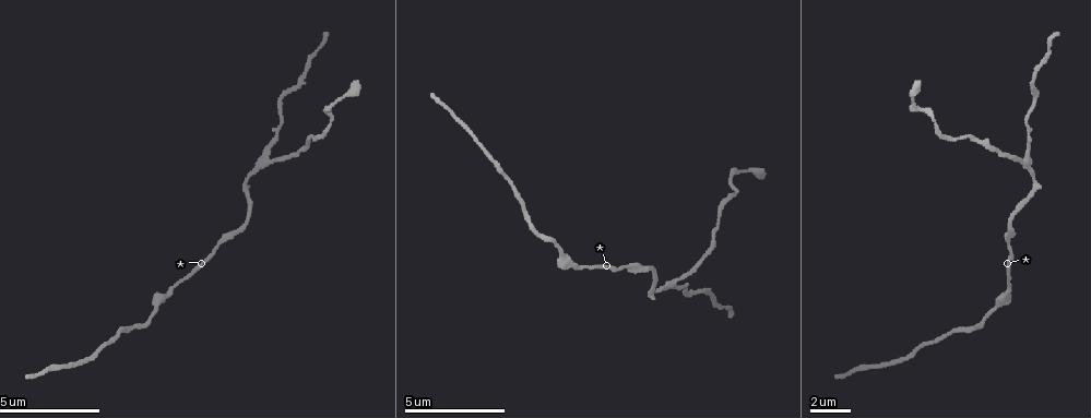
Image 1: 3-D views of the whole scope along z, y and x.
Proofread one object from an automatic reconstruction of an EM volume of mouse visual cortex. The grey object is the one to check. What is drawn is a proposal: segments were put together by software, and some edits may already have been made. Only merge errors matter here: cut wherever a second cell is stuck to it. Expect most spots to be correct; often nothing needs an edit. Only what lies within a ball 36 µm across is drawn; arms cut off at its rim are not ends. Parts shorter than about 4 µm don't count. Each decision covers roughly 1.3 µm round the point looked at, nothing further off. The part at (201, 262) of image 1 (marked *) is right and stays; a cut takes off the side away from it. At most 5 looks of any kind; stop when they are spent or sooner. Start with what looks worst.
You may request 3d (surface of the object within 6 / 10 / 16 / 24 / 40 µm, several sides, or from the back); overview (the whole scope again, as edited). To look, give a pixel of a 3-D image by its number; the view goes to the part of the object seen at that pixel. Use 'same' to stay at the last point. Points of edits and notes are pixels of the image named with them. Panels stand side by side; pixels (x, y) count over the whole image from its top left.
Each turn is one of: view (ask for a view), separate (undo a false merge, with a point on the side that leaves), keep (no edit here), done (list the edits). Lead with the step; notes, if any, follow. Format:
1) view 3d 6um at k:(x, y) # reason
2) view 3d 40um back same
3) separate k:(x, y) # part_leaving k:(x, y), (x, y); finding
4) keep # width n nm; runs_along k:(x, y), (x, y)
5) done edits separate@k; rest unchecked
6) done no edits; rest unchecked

view 3d 6um at 1:(268, 152) # branch point

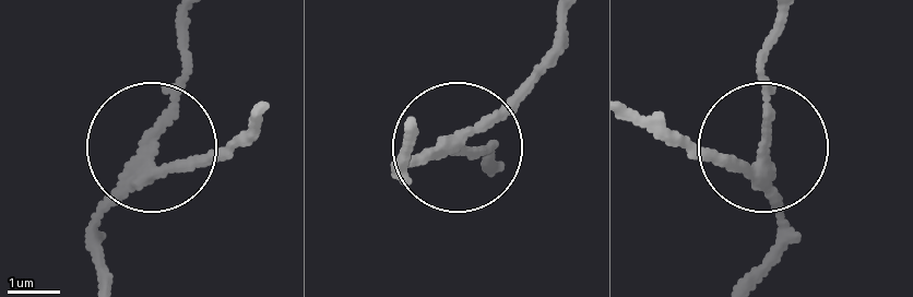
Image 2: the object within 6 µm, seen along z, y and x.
separate 2:(210, 151) # part_leaving 2:(152, 174), (200, 165), (252, 121); a second cell is stuck on

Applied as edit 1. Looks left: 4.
view overview

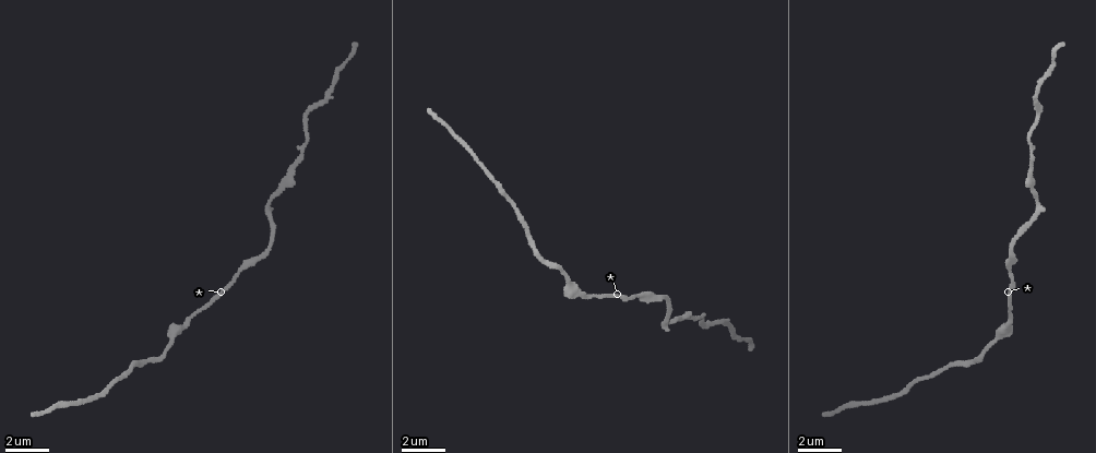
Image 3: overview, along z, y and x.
view 3d 16um at 3:(244, 265) # sudden change in width

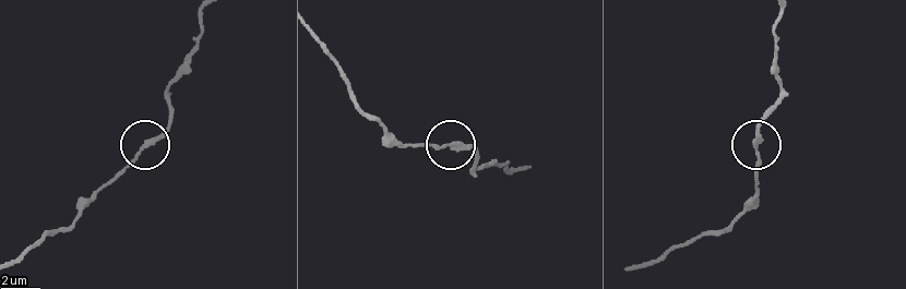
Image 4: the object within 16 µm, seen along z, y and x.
view 3d 16um back same

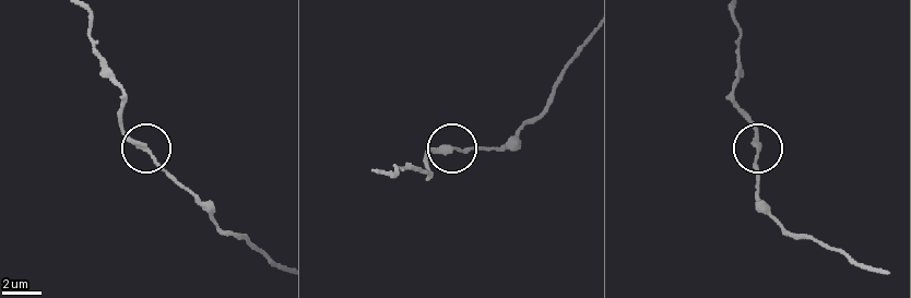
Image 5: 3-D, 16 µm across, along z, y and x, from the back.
keep # width 220 nm; runs_along 5:(759, 169), (759, 142), (749, 115); continuous, no second cell

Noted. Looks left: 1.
view 3d 10um at 3:(560, 271) # narrows sharply

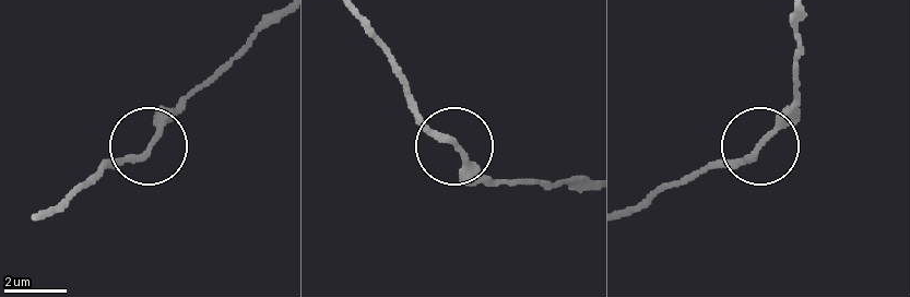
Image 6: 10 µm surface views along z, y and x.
keep # runs_along 6:(533, 179), (488, 177), (434, 132), (404, 96); continuous, no second cell

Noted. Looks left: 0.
done edits separate@2; rest unchecked

